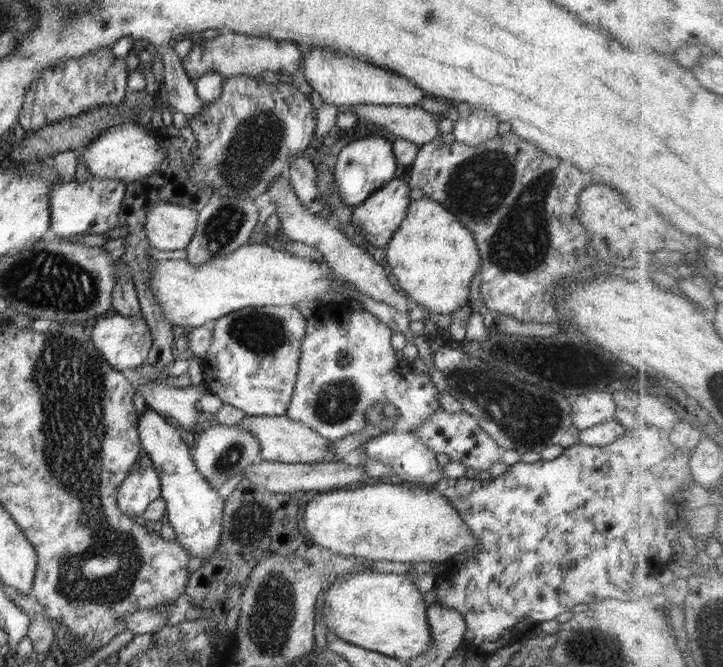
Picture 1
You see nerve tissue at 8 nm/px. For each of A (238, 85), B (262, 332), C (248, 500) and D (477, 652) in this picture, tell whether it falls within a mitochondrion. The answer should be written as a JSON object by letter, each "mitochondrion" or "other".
{"A":"other","B":"mitochondrion","C":"mitochondrion","D":"other"}

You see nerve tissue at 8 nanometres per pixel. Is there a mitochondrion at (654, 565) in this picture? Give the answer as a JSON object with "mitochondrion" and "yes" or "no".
{"mitochondrion":"no"}

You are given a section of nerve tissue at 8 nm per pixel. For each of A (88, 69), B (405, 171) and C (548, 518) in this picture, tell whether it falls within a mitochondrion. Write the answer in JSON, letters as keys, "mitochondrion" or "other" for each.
{"A":"other","B":"other","C":"other"}

